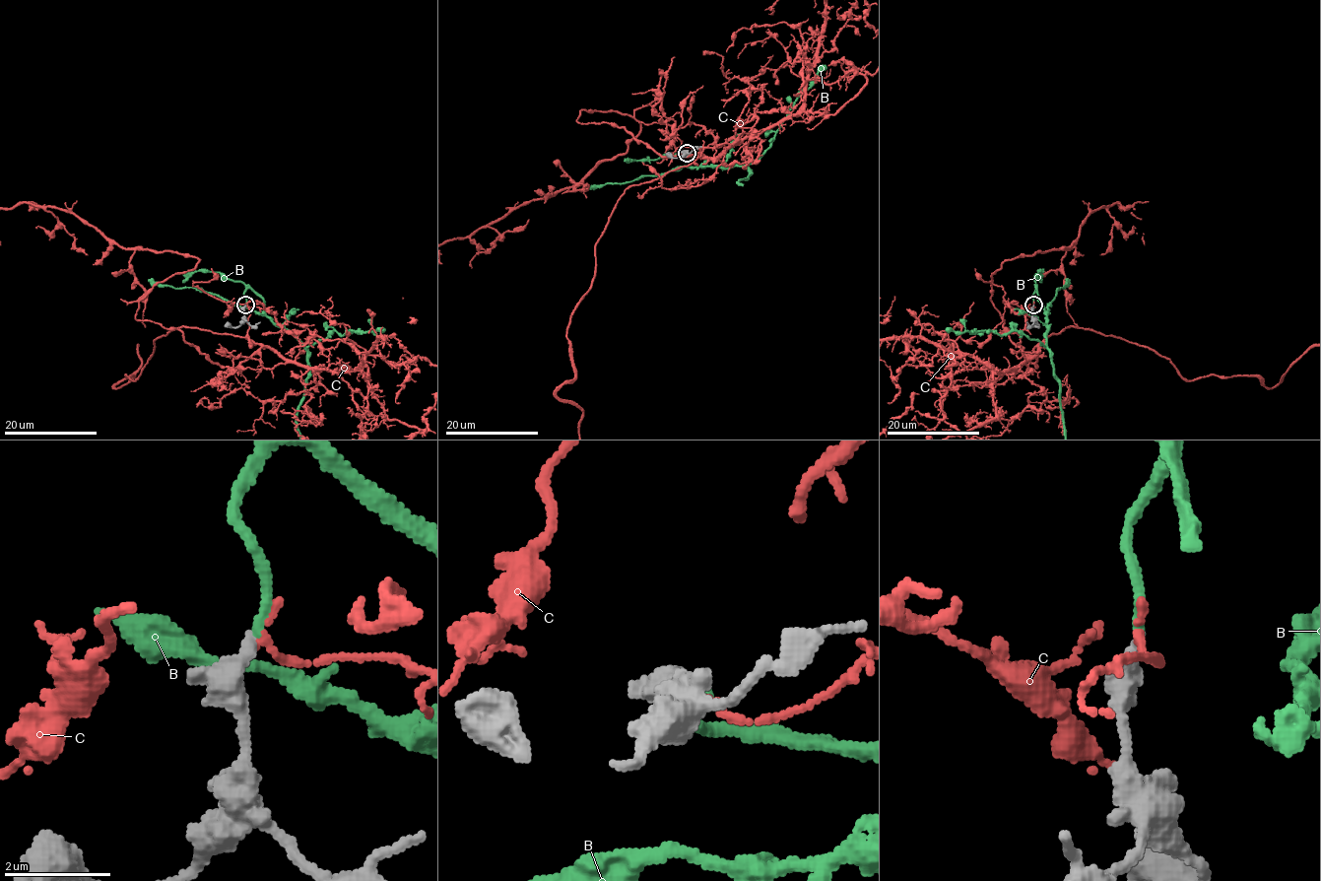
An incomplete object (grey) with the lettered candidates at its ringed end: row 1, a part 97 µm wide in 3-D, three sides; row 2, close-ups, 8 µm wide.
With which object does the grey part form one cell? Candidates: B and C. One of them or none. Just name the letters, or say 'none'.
B

